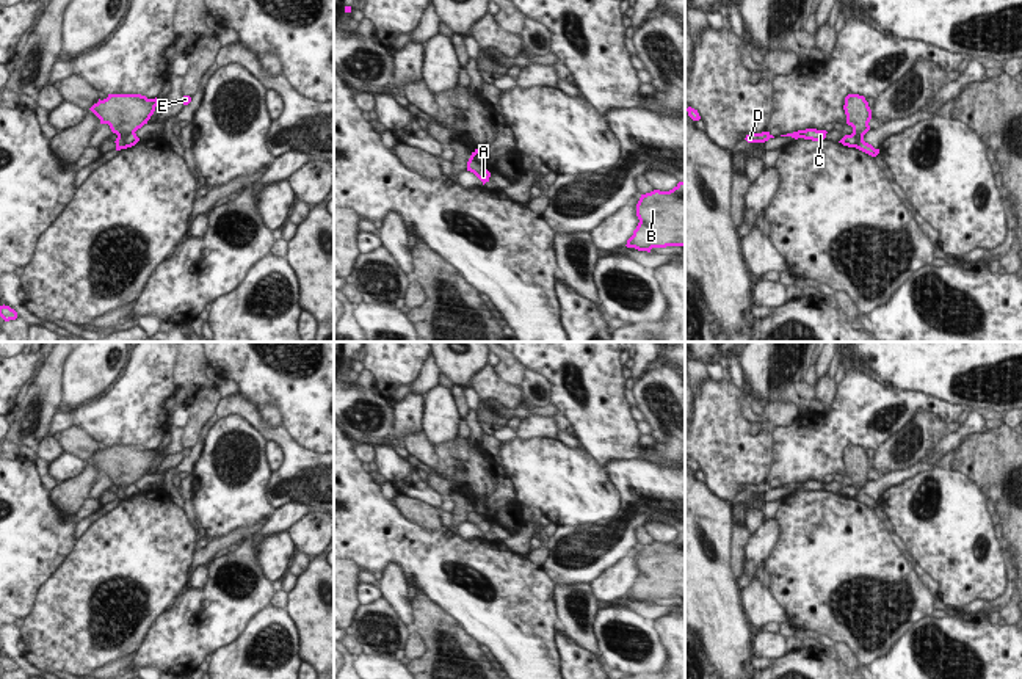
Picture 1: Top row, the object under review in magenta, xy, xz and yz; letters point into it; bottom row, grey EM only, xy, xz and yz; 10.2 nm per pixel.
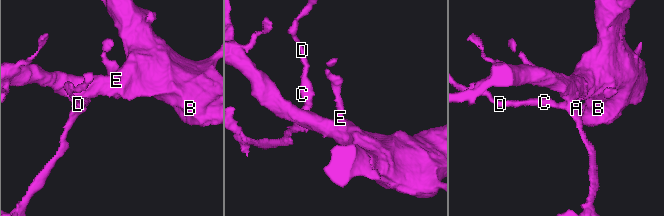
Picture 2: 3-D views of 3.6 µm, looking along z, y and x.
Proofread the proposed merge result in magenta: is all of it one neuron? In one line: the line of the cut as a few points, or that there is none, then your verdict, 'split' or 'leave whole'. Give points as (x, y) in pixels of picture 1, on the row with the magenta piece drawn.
cut in xy along (134, 130), (126, 137), (127, 146); split

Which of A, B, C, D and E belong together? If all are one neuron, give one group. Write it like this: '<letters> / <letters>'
A B E / C D

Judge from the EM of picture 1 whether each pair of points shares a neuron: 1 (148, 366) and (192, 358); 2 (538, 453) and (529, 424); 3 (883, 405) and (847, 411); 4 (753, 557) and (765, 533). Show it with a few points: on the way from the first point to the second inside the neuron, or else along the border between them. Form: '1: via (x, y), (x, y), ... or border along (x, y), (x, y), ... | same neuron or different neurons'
1: border along (177, 358), (173, 375), (174, 384) | different neurons
2: border along (518, 436), (555, 438) | different neurons
3: via (873, 411), (856, 411) | same neuron
4: via (757, 551), (764, 540) | same neuron

